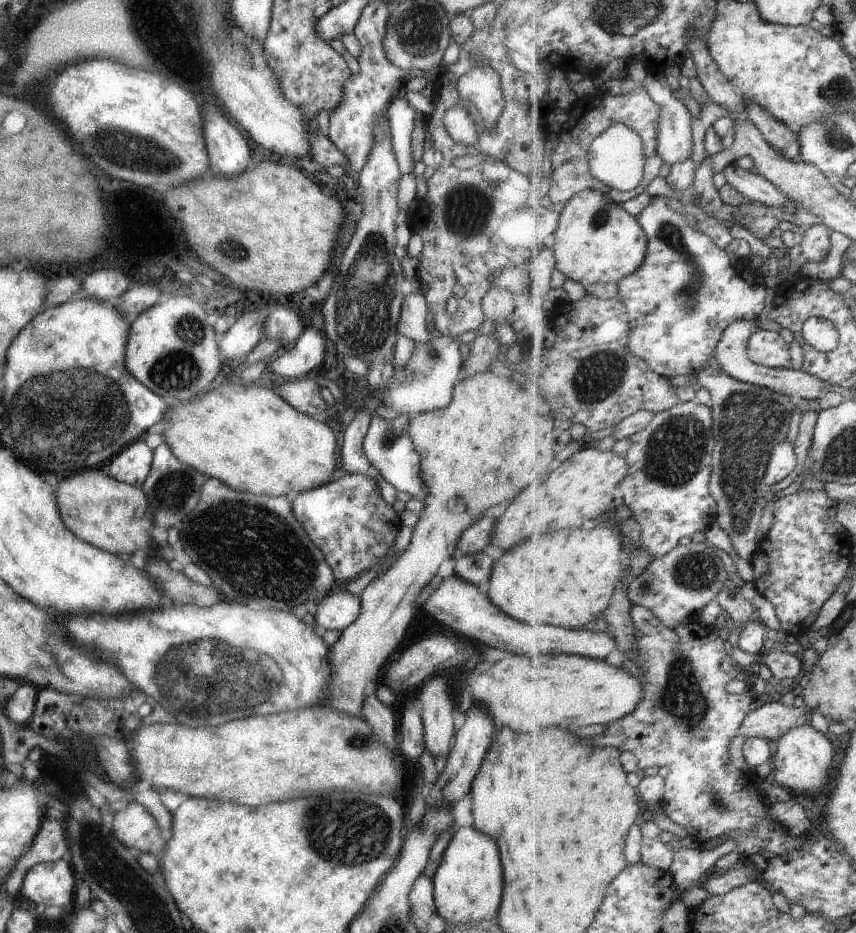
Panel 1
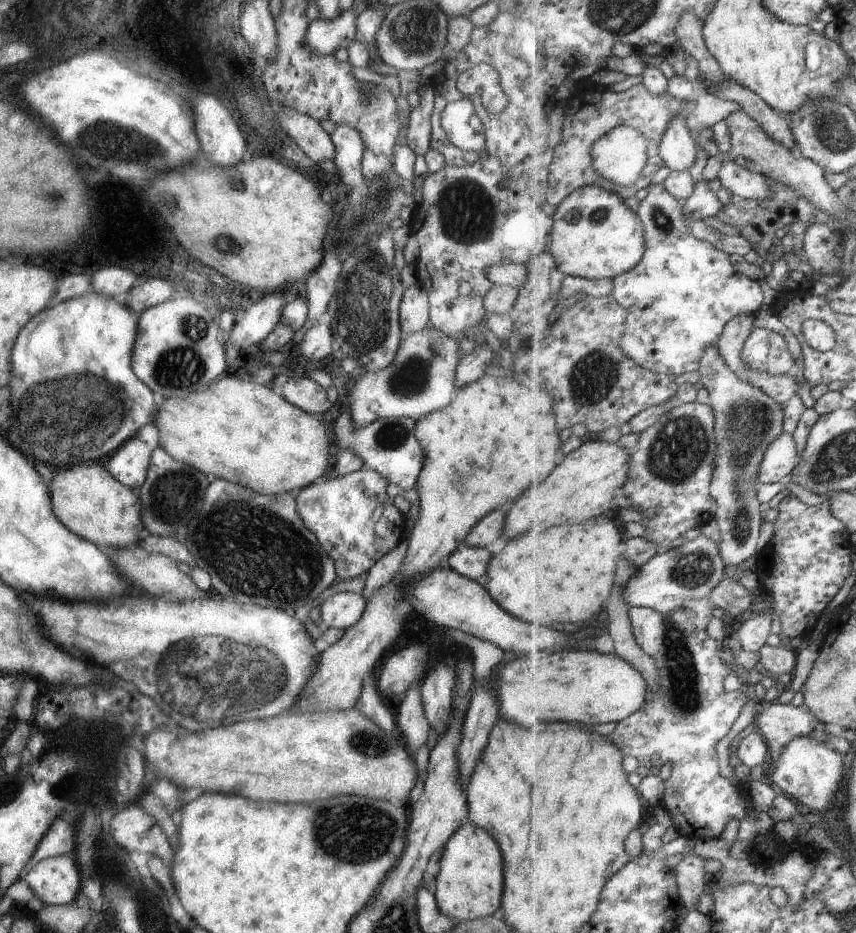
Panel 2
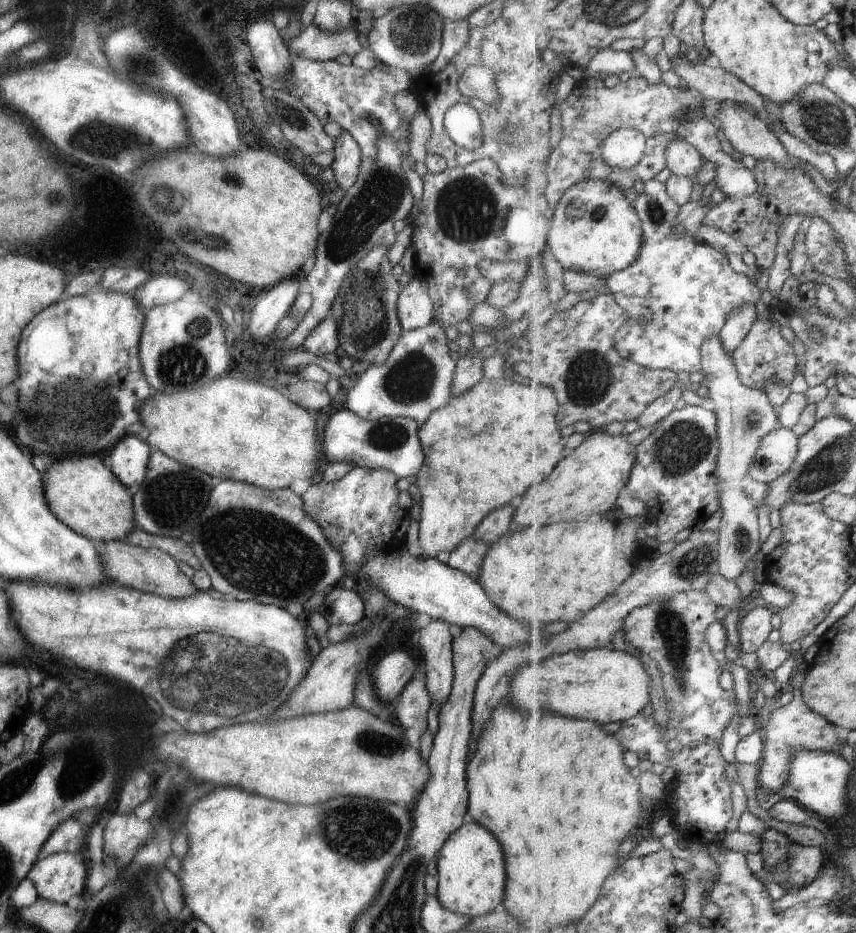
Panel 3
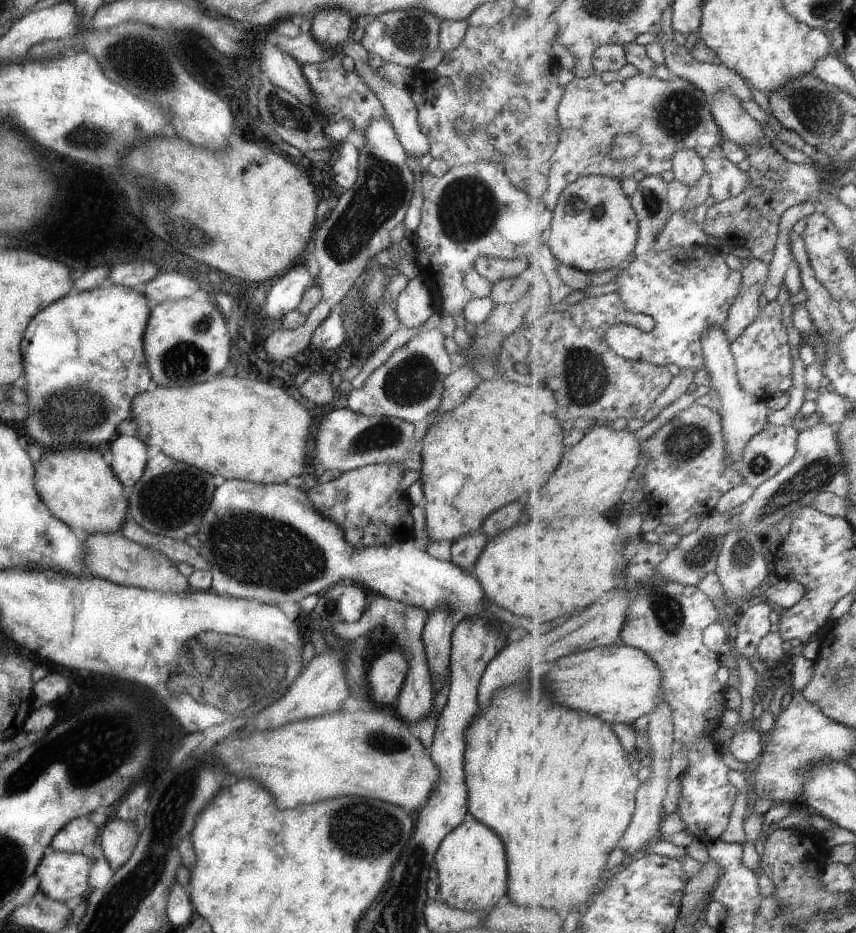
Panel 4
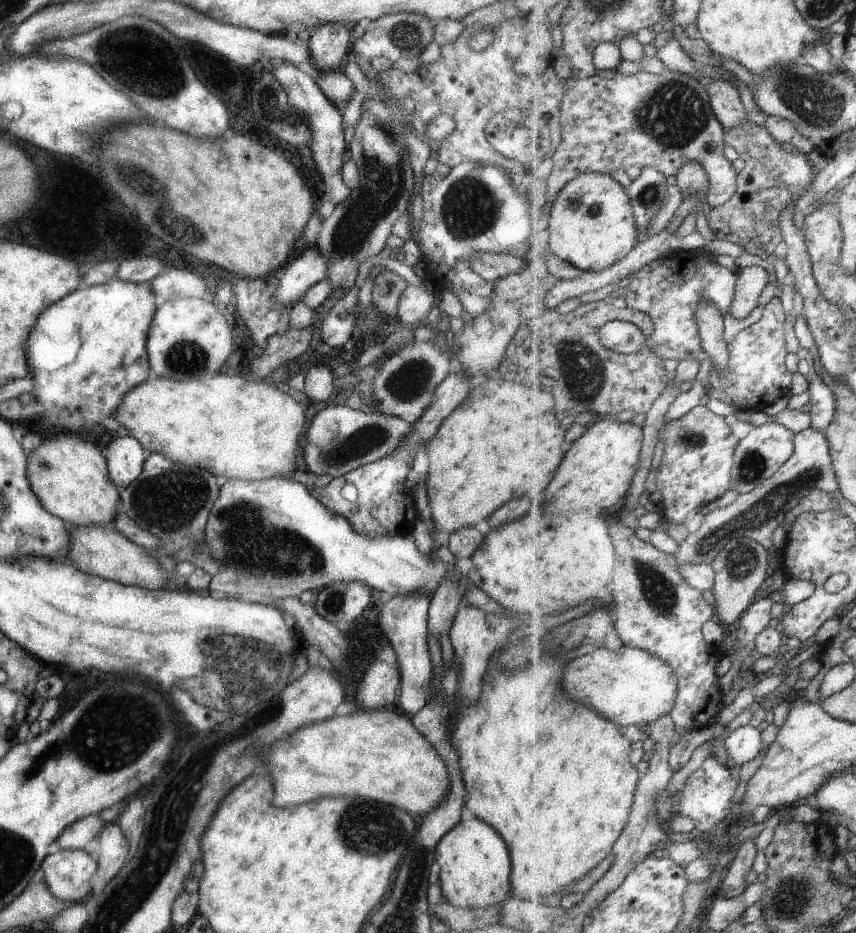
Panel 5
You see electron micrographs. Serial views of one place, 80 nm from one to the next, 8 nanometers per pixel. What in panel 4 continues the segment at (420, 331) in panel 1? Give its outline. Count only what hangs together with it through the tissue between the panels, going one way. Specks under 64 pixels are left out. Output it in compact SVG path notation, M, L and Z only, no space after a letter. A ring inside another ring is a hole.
M419 276L408 280L395 298L394 310L400 324L407 328L422 328L433 322L432 294Z

